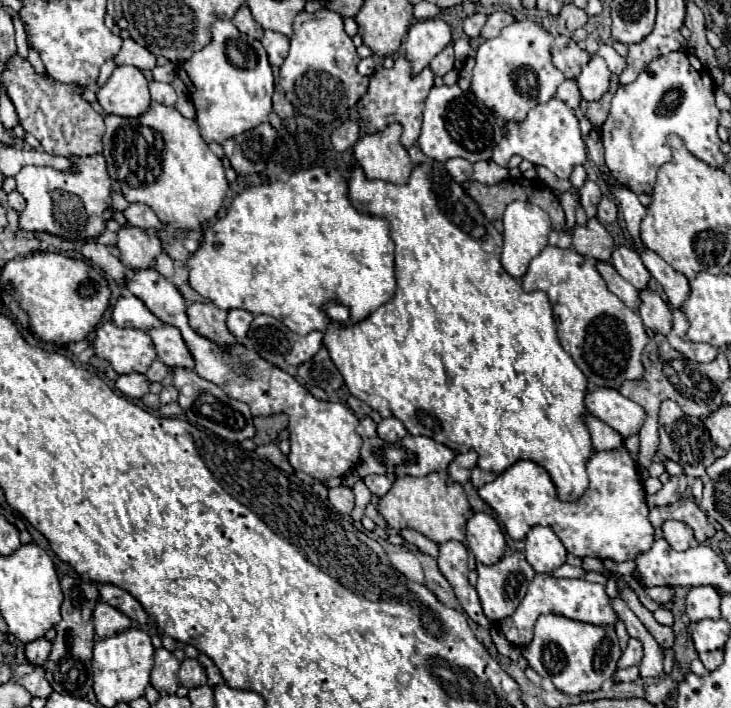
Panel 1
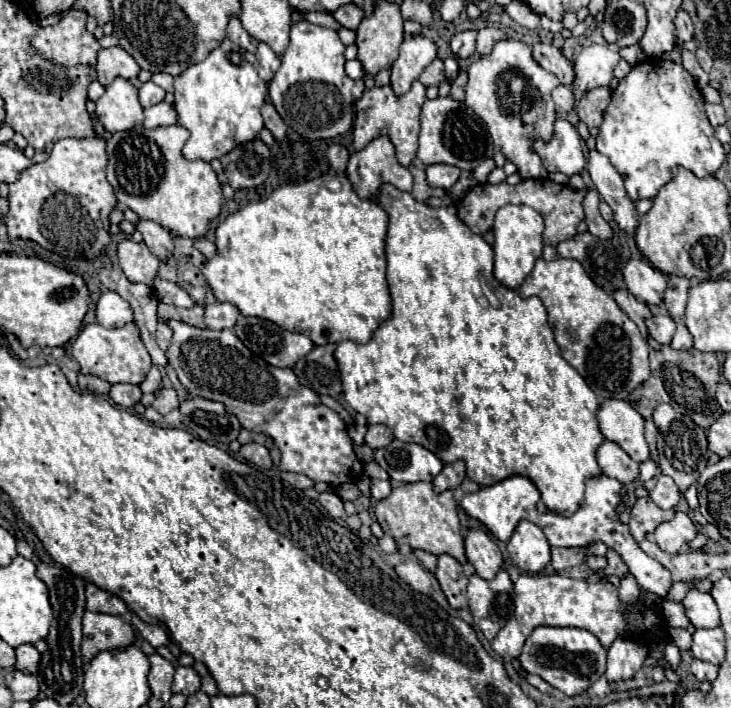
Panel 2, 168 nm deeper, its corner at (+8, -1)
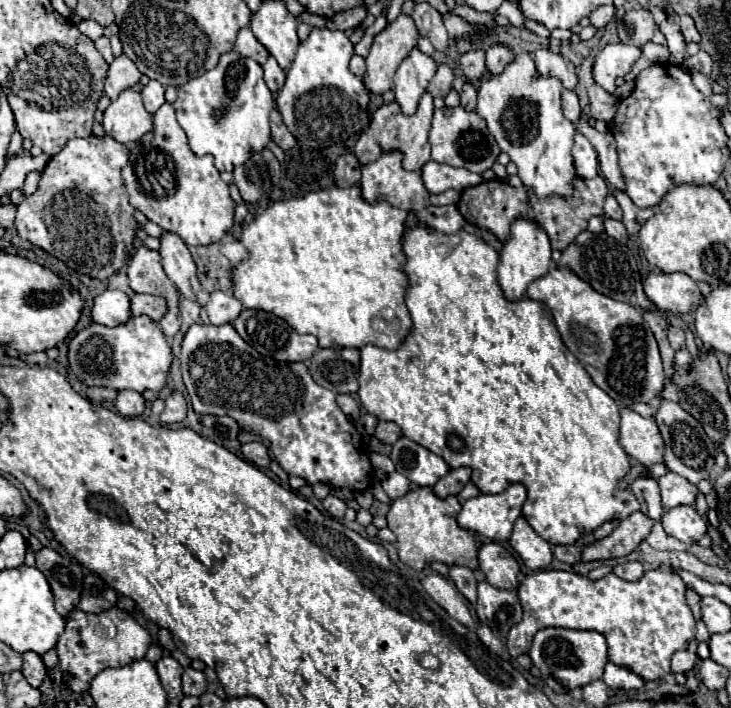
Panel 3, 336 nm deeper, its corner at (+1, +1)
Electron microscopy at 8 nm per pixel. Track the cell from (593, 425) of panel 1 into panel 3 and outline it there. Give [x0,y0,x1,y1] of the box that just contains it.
[630,477,662,521]

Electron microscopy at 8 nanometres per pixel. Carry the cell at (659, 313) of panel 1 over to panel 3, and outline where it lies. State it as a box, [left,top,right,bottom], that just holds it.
[668,327,686,351]

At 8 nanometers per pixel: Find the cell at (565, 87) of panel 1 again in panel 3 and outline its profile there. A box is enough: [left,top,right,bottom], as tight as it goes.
[562,89,580,121]

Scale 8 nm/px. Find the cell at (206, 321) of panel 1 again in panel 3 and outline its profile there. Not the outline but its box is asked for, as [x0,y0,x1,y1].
[130,293,166,321]

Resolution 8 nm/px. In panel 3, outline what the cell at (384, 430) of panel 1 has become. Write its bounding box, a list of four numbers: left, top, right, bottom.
[374,421,402,445]

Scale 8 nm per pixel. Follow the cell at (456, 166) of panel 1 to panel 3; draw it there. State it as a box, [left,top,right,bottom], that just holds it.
[422,161,482,193]

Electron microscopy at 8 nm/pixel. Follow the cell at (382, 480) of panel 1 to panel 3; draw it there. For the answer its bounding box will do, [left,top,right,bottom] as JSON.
[382,471,410,501]

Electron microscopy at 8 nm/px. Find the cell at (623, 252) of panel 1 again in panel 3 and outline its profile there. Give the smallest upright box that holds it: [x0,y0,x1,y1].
[644,273,704,313]

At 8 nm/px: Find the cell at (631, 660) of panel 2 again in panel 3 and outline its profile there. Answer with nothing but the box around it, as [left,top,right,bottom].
[602,663,644,689]

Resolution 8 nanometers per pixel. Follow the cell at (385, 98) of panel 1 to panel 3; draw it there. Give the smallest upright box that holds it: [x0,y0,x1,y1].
[354,91,434,171]

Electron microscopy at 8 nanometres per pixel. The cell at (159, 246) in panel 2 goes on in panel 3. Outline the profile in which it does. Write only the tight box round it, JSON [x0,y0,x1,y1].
[160,233,202,301]

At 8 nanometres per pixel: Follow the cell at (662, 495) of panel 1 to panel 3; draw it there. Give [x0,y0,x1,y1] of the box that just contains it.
[658,471,700,509]

